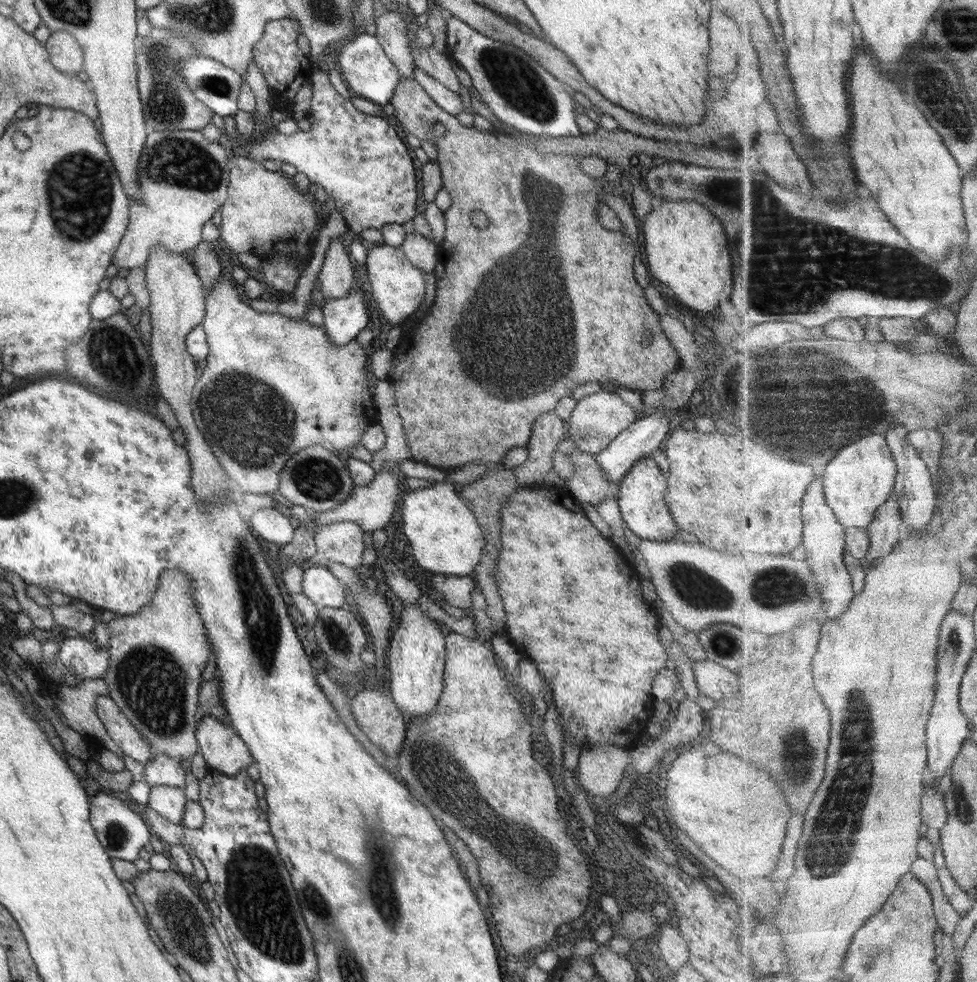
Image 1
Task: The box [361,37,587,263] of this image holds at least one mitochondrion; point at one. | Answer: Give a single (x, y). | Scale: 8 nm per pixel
(517, 82)

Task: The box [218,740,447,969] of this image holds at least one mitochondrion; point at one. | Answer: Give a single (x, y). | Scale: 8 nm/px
(385, 899)

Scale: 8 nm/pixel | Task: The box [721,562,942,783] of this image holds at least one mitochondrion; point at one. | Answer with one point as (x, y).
(771, 587)

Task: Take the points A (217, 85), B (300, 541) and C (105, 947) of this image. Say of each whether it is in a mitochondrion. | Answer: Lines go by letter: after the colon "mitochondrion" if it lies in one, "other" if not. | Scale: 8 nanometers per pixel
A: mitochondrion
B: other
C: other

